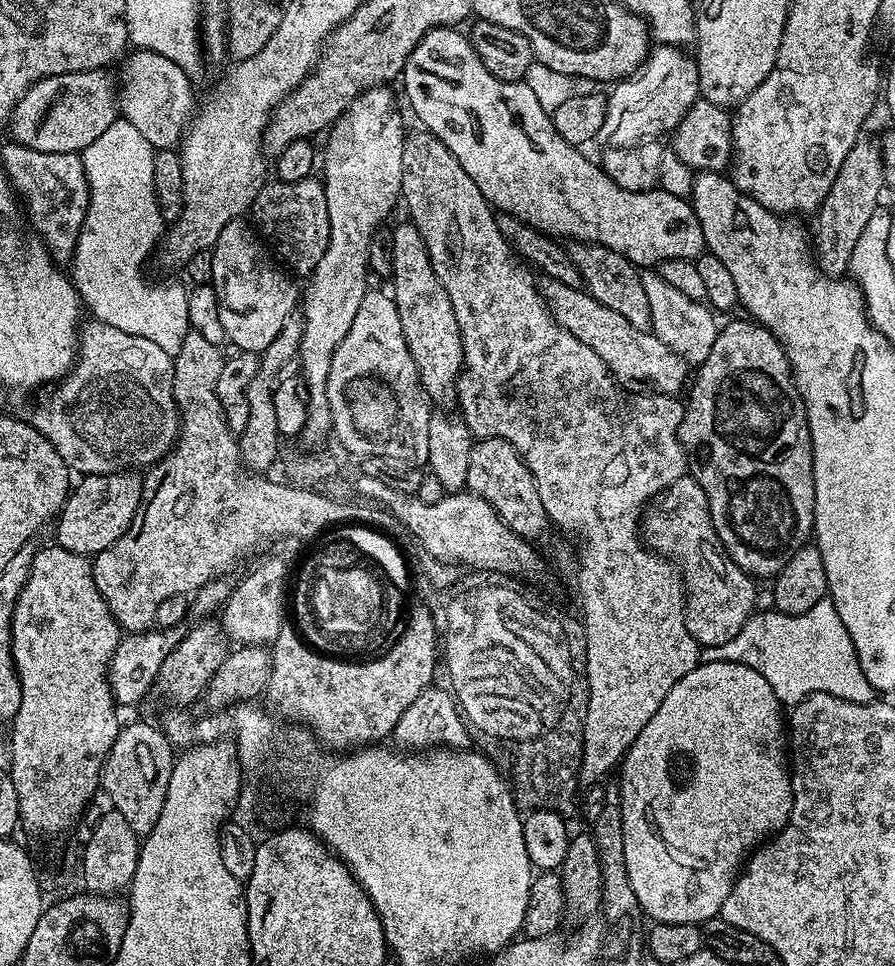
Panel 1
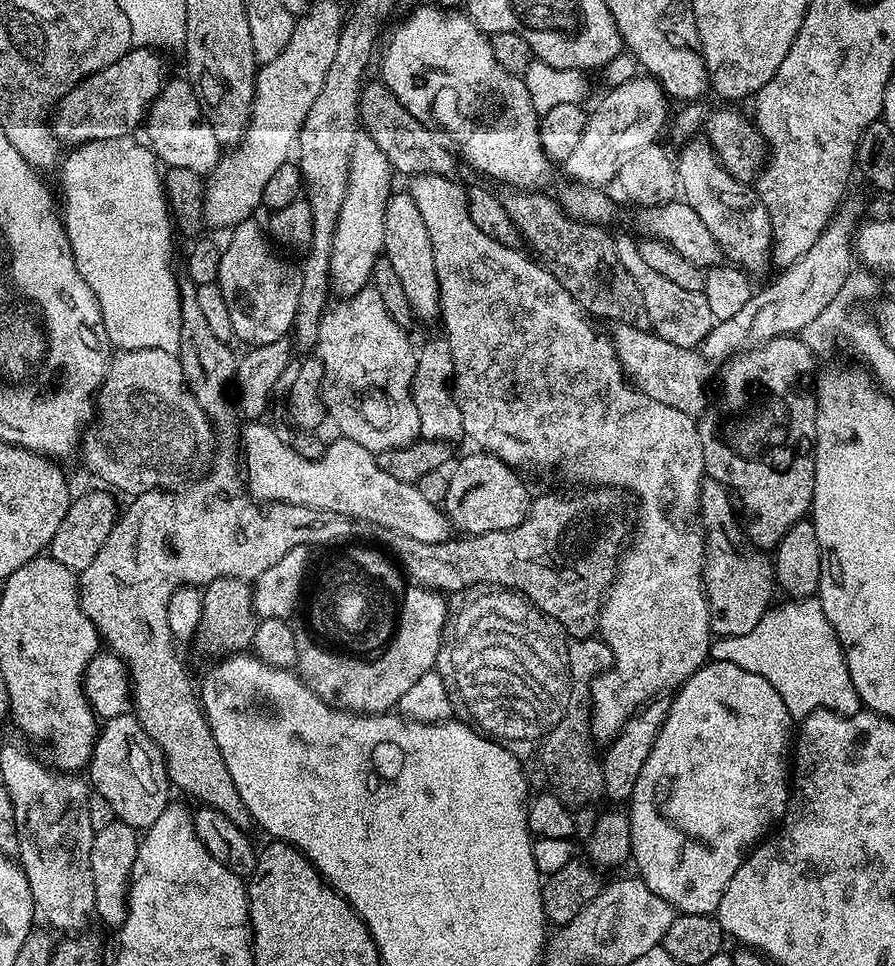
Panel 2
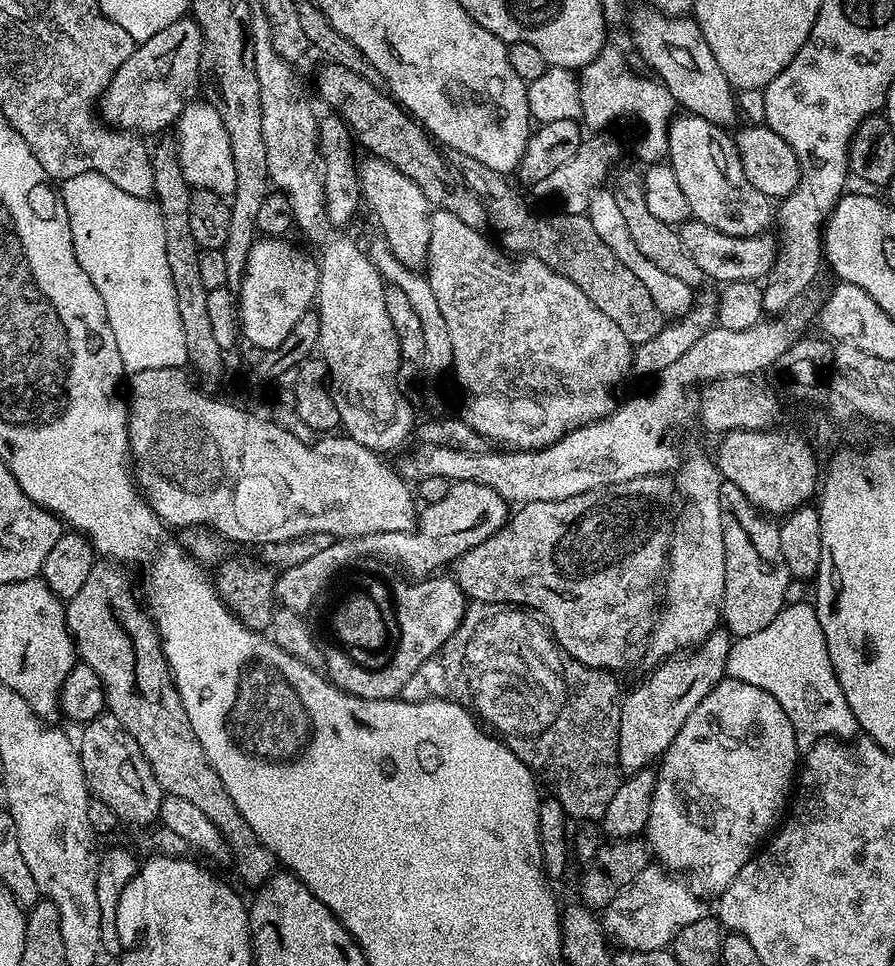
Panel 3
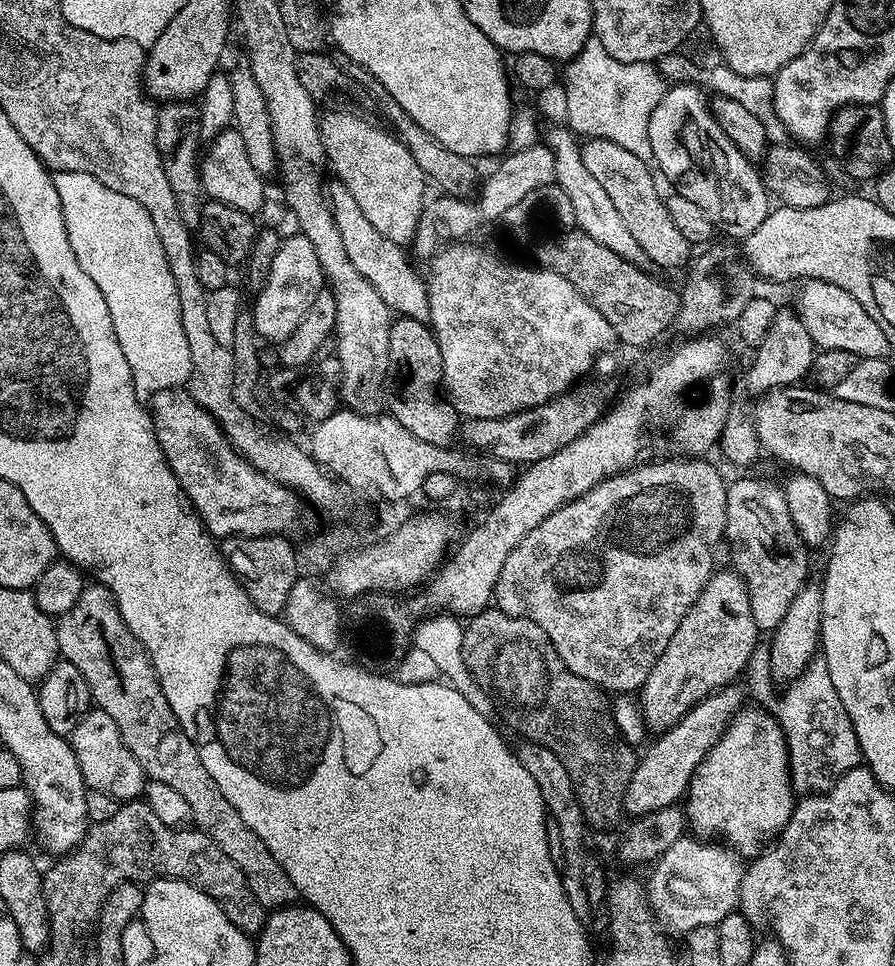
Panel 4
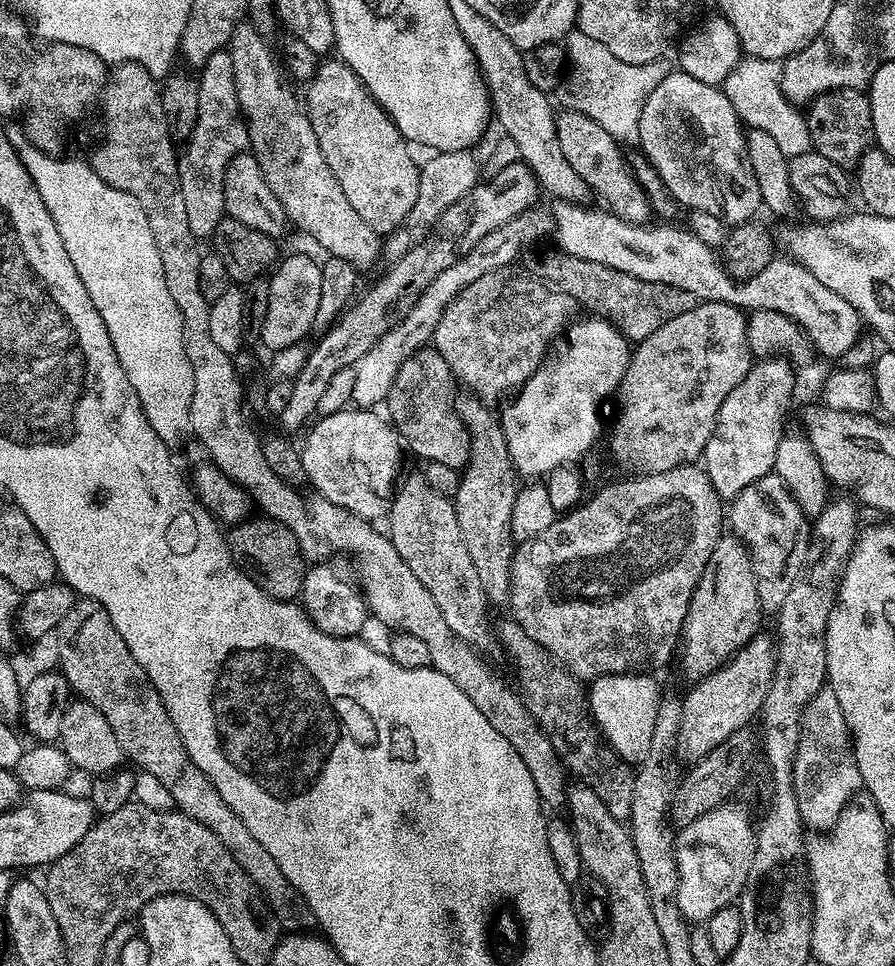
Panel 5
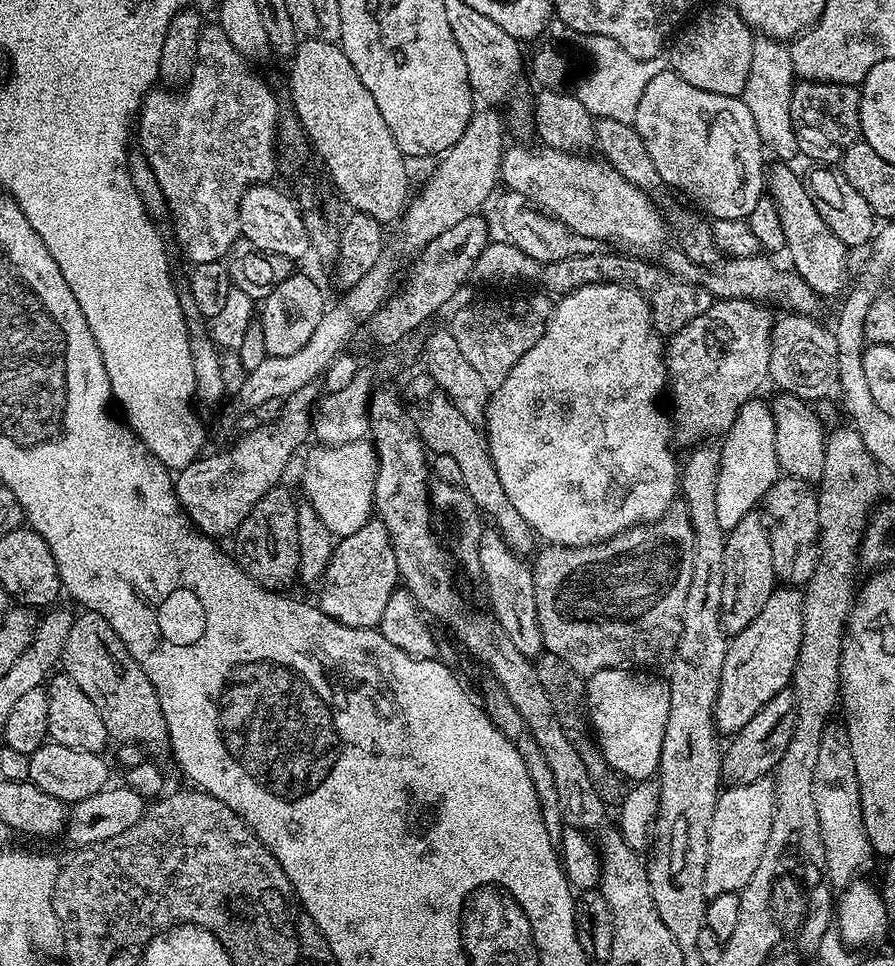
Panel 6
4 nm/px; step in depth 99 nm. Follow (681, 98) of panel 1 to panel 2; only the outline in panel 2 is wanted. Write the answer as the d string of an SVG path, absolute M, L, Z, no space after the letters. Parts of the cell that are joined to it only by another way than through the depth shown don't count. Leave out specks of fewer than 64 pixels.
M639 74L633 80L624 80L617 88L612 88L600 100L600 105L591 109L586 131L582 134L578 147L570 158L562 161L562 168L569 181L580 186L608 186L620 173L620 161L633 156L638 150L657 143L660 131L665 131L670 120L668 104L670 97L663 85L647 74Z

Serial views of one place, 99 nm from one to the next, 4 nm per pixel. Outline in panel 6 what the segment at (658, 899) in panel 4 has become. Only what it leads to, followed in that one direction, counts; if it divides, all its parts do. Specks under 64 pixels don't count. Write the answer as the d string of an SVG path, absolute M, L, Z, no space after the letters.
M765 778L749 784L733 784L725 787L716 799L714 818L710 818L708 853L704 870L704 894L711 898L727 892L739 892L750 882L762 850L766 850L766 838L770 838L770 826L774 818L776 795L772 780Z

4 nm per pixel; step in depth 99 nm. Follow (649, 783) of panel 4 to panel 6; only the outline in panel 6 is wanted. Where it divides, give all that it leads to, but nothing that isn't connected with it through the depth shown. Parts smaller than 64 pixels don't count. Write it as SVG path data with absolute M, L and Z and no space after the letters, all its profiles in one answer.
M777 586L770 598L766 598L766 606L762 606L762 614L750 622L741 632L731 637L726 654L726 662L722 662L722 678L718 686L718 698L712 711L712 719L716 721L717 733L734 734L774 698L774 694L785 691L792 683L794 666L798 662L798 650L802 646L802 612L804 610L804 594L796 586Z

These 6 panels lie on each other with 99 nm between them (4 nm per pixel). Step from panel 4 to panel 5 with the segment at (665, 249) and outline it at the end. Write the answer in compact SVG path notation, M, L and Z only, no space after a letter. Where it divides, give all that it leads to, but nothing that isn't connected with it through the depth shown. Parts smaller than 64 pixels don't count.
M561 111L556 118L556 137L558 146L562 146L562 158L570 162L574 174L584 179L593 193L597 192L608 203L607 211L631 224L648 224L653 219L650 202L642 186L638 186L626 156L624 160L625 149L598 122L586 118L586 114Z

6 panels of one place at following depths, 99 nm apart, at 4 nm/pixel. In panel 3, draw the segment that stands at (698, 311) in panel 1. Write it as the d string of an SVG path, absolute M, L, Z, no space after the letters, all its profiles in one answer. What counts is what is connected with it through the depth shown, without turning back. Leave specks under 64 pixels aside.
M597 190L588 197L586 215L590 226L594 226L598 238L602 238L602 242L606 242L606 246L610 246L610 250L614 250L618 262L622 262L622 266L626 266L626 270L631 270L641 280L642 286L646 286L646 290L650 290L650 298L654 298L654 306L658 306L661 316L665 318L685 316L692 309L694 289L686 286L686 282L672 277L671 274L665 274L661 268L654 266L654 262L650 262L650 258L646 258L642 254L642 250L638 250L638 246L634 246L634 238L630 238L630 230L626 227L622 209L618 207L618 198L615 191L604 191Z

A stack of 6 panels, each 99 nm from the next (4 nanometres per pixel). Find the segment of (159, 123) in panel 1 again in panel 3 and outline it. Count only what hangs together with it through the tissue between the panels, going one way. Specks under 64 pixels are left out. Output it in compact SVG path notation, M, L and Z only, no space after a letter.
M203 98L193 100L176 119L174 139L180 149L180 165L188 185L193 189L205 188L225 198L231 197L236 188L234 154L230 148L230 134L226 134L218 110Z

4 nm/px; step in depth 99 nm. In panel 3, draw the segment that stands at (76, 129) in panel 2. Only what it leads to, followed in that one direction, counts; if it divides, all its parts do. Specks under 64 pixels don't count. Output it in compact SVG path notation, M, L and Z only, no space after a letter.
M169 20L164 28L158 30L146 41L137 43L136 49L118 66L110 86L98 101L98 115L105 124L116 130L145 134L144 132L160 132L163 128L171 129L182 110L197 99L200 87L200 55L204 49L202 30L195 20Z

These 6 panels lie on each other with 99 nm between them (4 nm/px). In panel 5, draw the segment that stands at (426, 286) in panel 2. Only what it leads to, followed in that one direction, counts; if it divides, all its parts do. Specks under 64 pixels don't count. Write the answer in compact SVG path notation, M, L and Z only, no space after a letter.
M328 58L325 62L317 63L316 73L307 81L308 100L306 96L306 111L310 118L310 126L314 126L314 135L318 137L318 146L322 146L322 158L326 158L326 166L338 178L338 186L358 210L361 218L381 234L393 232L398 225L410 214L414 202L418 198L418 182L420 181L420 168L412 161L413 149L409 141L397 130L392 117L384 113L384 108L368 93L368 87L346 66L339 58Z

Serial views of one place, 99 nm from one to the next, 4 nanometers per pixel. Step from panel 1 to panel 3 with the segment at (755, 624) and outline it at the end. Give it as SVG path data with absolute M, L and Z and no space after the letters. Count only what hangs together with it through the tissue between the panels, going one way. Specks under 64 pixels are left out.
M785 603L774 622L767 624L763 630L758 630L758 634L733 639L730 654L726 654L727 679L750 682L750 686L758 686L766 690L766 694L774 694L774 698L778 698L778 706L786 710L786 718L790 718L797 737L839 738L843 741L853 739L858 729L850 710L850 702L846 702L846 694L842 694L842 686L834 674L834 666L824 662L828 659L828 651L826 634L822 634L822 622L818 622L818 614L811 603L792 603Z

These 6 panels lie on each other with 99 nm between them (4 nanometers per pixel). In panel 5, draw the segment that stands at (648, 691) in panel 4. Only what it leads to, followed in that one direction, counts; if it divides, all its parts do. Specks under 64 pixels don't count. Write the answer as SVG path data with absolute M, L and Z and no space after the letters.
M734 534L721 535L694 590L684 619L678 660L680 656L685 674L691 678L703 678L732 659L739 648L749 644L752 637L761 631L760 616L762 617L762 609L752 555Z

